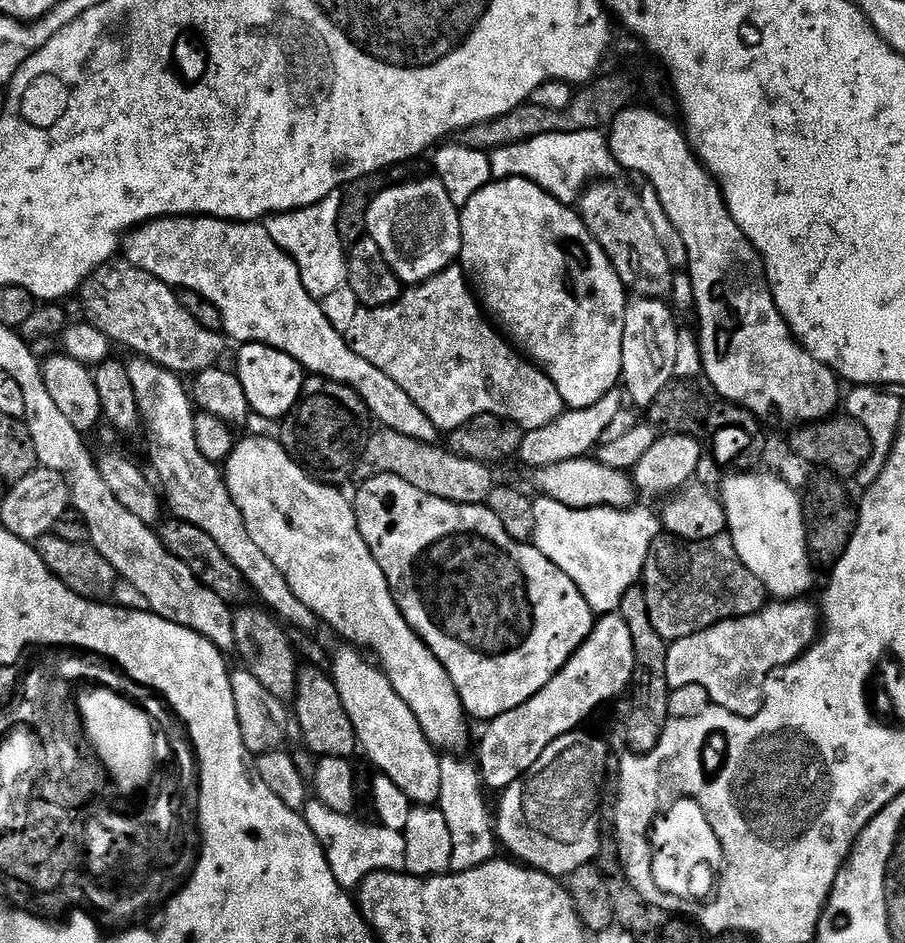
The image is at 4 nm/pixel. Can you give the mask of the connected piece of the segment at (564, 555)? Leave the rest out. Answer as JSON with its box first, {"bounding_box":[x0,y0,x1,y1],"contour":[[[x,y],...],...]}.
{"bounding_box":[532,498,661,613],"contour":[[[547,498],[532,500],[536,549],[578,586],[593,613],[617,611],[631,588],[641,583],[650,546],[661,535],[659,515],[648,508],[571,508]]]}

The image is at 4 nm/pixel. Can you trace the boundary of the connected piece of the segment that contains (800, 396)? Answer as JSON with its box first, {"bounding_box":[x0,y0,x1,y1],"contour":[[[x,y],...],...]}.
{"bounding_box":[607,106,842,426],"contour":[[[629,106],[620,112],[614,118],[614,122],[610,125],[610,131],[607,133],[608,147],[614,150],[616,161],[620,163],[621,169],[632,172],[641,172],[643,179],[654,186],[654,190],[658,192],[658,198],[664,207],[666,214],[670,218],[670,222],[674,224],[676,230],[682,236],[682,240],[686,244],[686,254],[688,255],[688,265],[686,274],[692,279],[692,296],[696,299],[696,312],[700,315],[700,328],[698,327],[698,337],[700,343],[701,362],[703,364],[703,375],[708,376],[710,383],[716,387],[716,392],[721,401],[729,404],[737,404],[742,406],[746,411],[753,412],[762,422],[768,420],[777,420],[780,424],[792,424],[791,426],[803,426],[805,424],[814,424],[818,420],[827,420],[837,411],[836,408],[841,407],[842,392],[840,396],[840,384],[835,372],[827,368],[821,360],[815,360],[806,349],[800,347],[799,340],[793,336],[788,328],[787,322],[782,318],[782,314],[778,310],[778,306],[772,297],[772,285],[769,284],[767,276],[764,274],[764,259],[756,252],[756,247],[746,238],[746,234],[742,234],[742,230],[738,226],[738,222],[734,222],[734,218],[730,214],[730,210],[726,206],[724,196],[720,193],[720,186],[712,179],[712,175],[708,173],[708,169],[700,162],[699,156],[696,155],[693,145],[690,143],[687,135],[682,131],[679,123],[675,124],[675,119],[667,116],[660,116],[651,107],[636,108],[637,106]]]}

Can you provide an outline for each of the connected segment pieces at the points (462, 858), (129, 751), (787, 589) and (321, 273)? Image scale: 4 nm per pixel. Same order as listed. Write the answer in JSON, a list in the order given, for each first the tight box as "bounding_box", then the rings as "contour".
[{"bounding_box":[438,754,498,873],"contour":[[[448,754],[441,759],[442,794],[438,805],[440,813],[446,818],[446,826],[450,826],[450,842],[454,842],[451,866],[453,873],[474,870],[490,862],[498,852],[494,816],[490,808],[488,812],[488,804],[484,801],[486,789],[477,765],[473,761],[471,764],[468,760],[459,760],[456,756],[459,755]]]},{"bounding_box":[72,686,152,790],"contour":[[[98,686],[75,692],[72,705],[74,714],[79,716],[79,722],[83,727],[84,744],[88,744],[90,739],[94,740],[122,788],[132,790],[139,787],[147,779],[148,772],[148,727],[152,725],[149,716],[130,708],[128,704],[124,704],[122,700],[114,698]]]},{"bounding_box":[718,472,814,600],"contour":[[[732,472],[718,487],[720,503],[728,519],[727,535],[732,537],[738,558],[762,582],[769,597],[799,600],[812,588],[814,561],[808,555],[806,504],[780,476],[772,472]]]},{"bounding_box":[263,192,348,301],"contour":[[[332,192],[326,198],[322,198],[322,202],[318,202],[314,206],[310,206],[309,208],[299,208],[297,212],[277,212],[276,215],[267,217],[267,219],[263,221],[264,228],[270,234],[270,238],[274,238],[276,245],[280,247],[280,249],[282,249],[282,251],[285,252],[285,254],[289,256],[289,258],[298,266],[300,277],[302,278],[302,286],[306,286],[308,293],[318,301],[323,301],[326,294],[334,294],[334,290],[345,287],[348,278],[348,258],[346,255],[346,245],[343,244],[343,242],[338,238],[338,210],[340,209],[340,198],[340,192]]]}]

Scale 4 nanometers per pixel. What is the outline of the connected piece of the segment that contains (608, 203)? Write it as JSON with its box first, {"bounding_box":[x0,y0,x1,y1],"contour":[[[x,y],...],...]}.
{"bounding_box":[578,178,674,300],"contour":[[[605,178],[589,184],[578,201],[580,219],[592,231],[592,237],[602,246],[606,258],[610,258],[625,289],[632,291],[633,288],[636,296],[649,296],[652,300],[668,298],[672,292],[674,269],[654,234],[639,191],[631,192],[626,185],[616,183],[620,182]]]}

